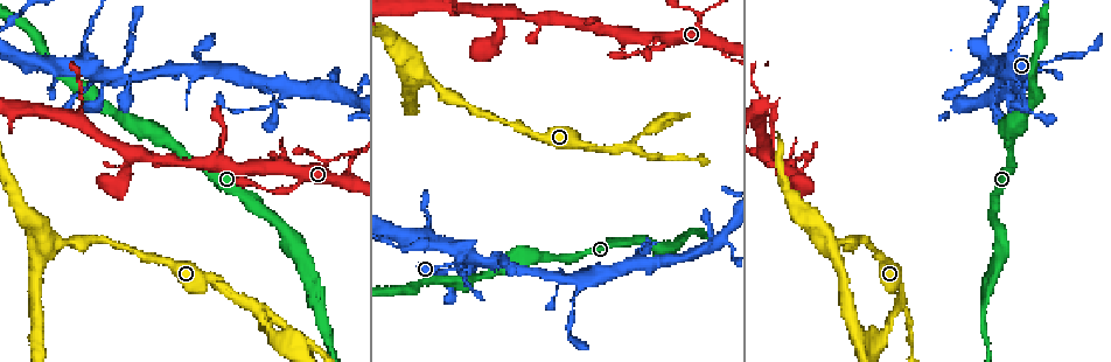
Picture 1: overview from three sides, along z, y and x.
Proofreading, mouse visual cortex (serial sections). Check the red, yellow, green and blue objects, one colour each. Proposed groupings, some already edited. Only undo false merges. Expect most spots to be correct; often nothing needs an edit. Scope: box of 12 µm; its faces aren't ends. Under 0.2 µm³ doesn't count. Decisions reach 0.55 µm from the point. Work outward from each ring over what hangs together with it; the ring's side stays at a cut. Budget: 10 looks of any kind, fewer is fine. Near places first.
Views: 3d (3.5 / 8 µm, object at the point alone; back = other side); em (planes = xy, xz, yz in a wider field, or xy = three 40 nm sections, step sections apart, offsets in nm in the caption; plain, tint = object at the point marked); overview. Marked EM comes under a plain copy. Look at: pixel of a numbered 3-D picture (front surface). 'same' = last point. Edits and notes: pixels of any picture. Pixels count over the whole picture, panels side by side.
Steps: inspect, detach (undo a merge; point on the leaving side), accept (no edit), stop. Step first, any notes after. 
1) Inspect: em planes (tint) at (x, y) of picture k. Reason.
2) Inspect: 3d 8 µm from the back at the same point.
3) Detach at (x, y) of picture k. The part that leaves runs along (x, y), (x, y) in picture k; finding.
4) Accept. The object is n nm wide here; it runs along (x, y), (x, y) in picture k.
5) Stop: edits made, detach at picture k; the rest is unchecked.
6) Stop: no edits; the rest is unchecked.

Inspect: 3d 8 µm at (83, 60) of picture 1. Thin neck.

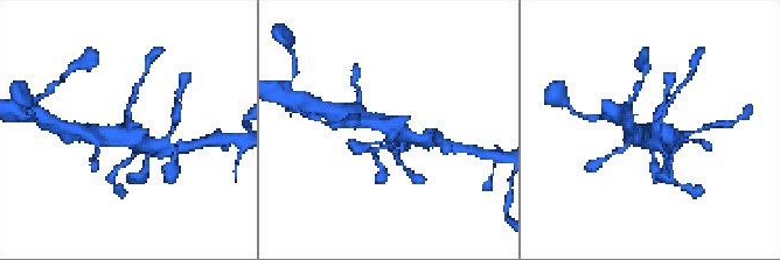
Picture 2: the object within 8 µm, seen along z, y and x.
Inspect: em xy step 1 (tint) at (653, 133) of picture 2.

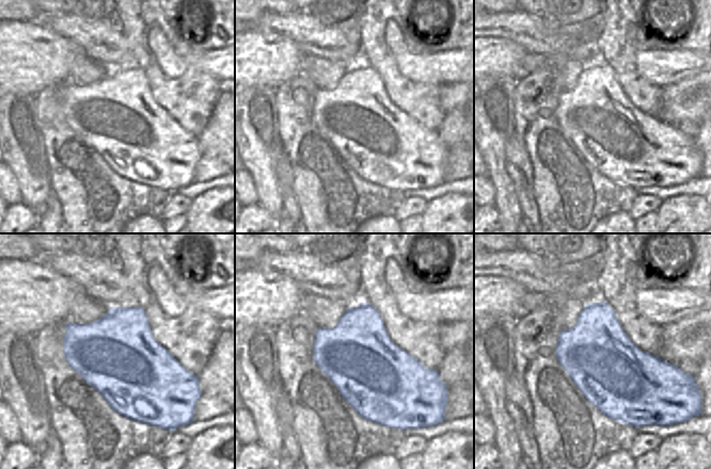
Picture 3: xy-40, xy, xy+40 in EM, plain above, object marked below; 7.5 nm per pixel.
Accept. It runs along (106, 133), (127, 126), (155, 146) in picture 2; one cell here.

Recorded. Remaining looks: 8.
Inspect: 3d 3.5 µm at (435, 85) of picture 1. Side arm on a straight run.

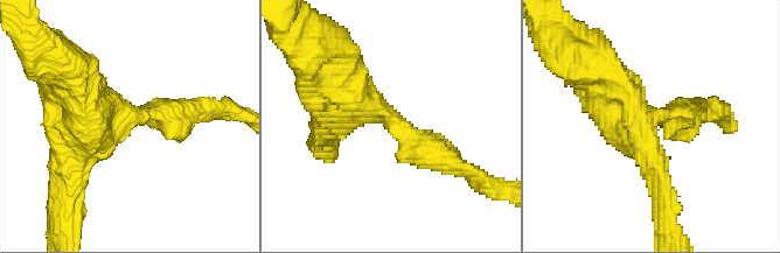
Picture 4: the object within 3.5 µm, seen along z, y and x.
Inspect: em xy step 2 (tint) at (131, 118) of picture 4. 3 arms meet here; the arms are 350, 400, 500 nm wide; need the tissue.

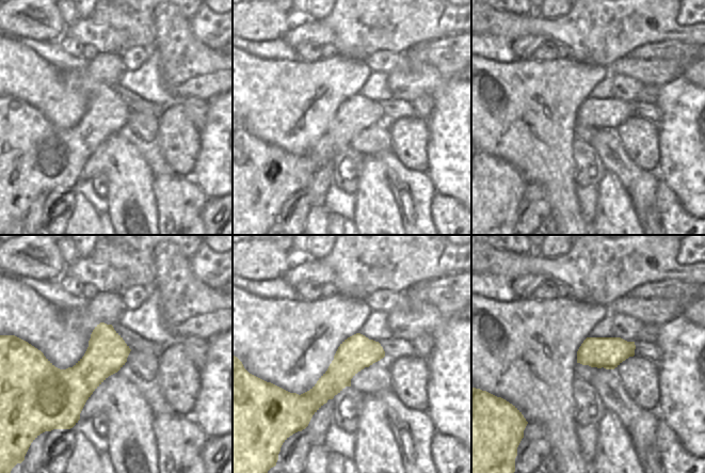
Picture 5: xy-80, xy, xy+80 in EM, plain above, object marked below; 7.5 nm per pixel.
Accept. It runs along (378, 346), (300, 401) in picture 5; continuous, no second cell.

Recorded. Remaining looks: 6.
Inspect: 3d 3.5 µm at (537, 255) of picture 1. Calibre changes.

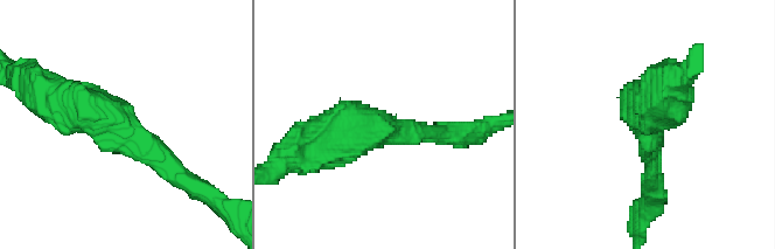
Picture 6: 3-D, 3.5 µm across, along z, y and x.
Inspect: em xy step 3 (tint) at (125, 129) of picture 6.

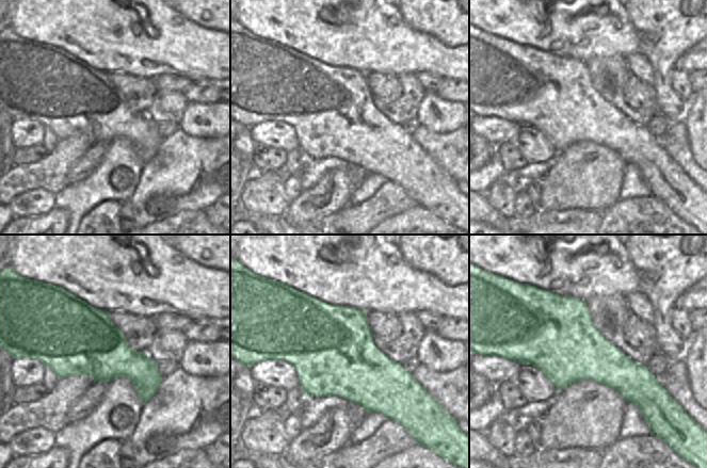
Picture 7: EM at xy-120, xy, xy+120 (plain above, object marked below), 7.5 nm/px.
Accept. It runs along (183, 178), (116, 120), (55, 98) in picture 6; one cell here.

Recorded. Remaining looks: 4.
Inspect: 3d 3.5 µm at (899, 308) of picture 1.

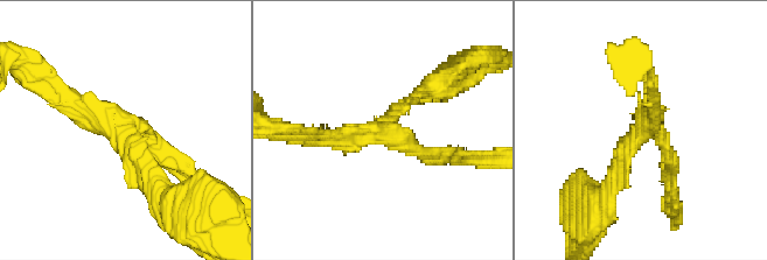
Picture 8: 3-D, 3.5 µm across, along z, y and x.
Inspect: em xy step 1 (tint) at (645, 124) of picture 8. Need the tissue.

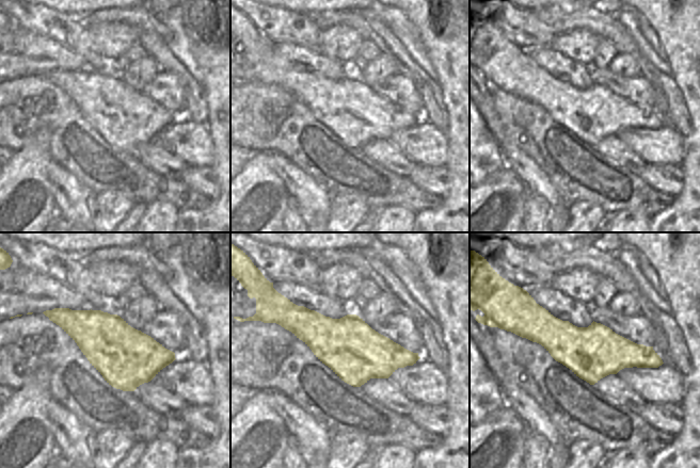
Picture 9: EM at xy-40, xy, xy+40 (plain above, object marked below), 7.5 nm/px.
Accept. 3 arms meet here; the arms are 150, 200, 250 nm wide; it runs along (53, 96), (120, 120), (157, 185) in picture 8; all the same cell.

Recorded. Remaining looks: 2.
Stop: no edits; the rest is unchecked.

